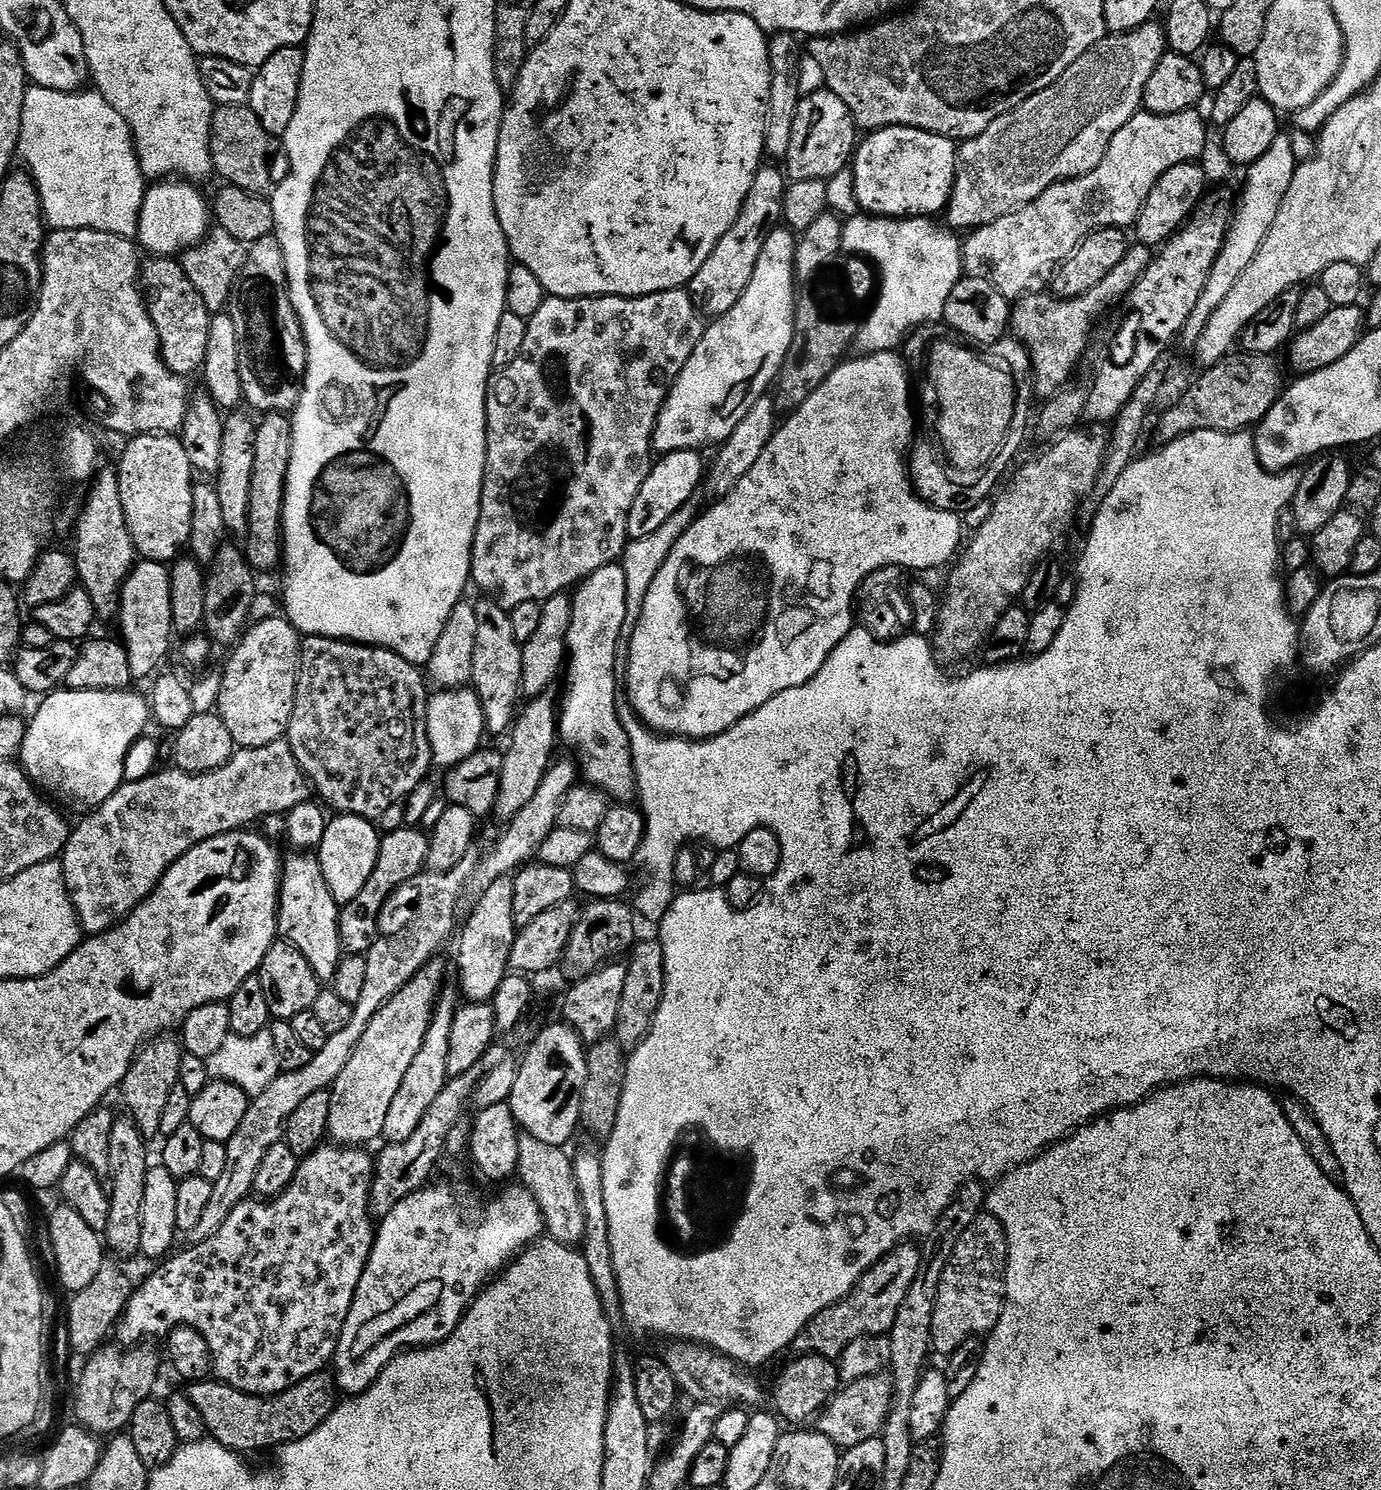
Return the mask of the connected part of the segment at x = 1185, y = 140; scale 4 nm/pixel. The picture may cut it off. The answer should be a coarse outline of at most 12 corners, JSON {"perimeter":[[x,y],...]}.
{"perimeter":[[1189,110],[1137,112],[1093,172],[963,241],[965,273],[1043,293],[1090,233],[1135,225],[1208,148]]}

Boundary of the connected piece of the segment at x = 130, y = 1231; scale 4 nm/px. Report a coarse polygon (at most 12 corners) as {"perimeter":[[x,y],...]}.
{"perimeter":[[134,1118],[110,1133],[110,1222],[115,1255],[142,1242],[142,1194],[150,1167]]}

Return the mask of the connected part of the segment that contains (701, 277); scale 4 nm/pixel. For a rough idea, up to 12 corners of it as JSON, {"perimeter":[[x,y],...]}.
{"perimeter":[[788,184],[750,186],[739,218],[694,274],[708,318],[746,294]]}

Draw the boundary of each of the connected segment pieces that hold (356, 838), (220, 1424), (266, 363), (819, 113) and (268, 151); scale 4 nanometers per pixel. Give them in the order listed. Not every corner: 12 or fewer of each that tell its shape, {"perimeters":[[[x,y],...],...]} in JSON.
{"perimeters":[[[336,814],[318,836],[330,894],[343,906],[370,882],[377,825]],[[321,1370],[273,1396],[189,1383],[208,1436],[231,1452],[314,1434],[337,1406]],[[274,234],[230,301],[243,399],[295,412],[308,347]],[[838,94],[803,97],[792,116],[788,177],[831,180],[857,151]],[[247,104],[212,114],[212,166],[225,185],[273,191],[278,140]]]}

